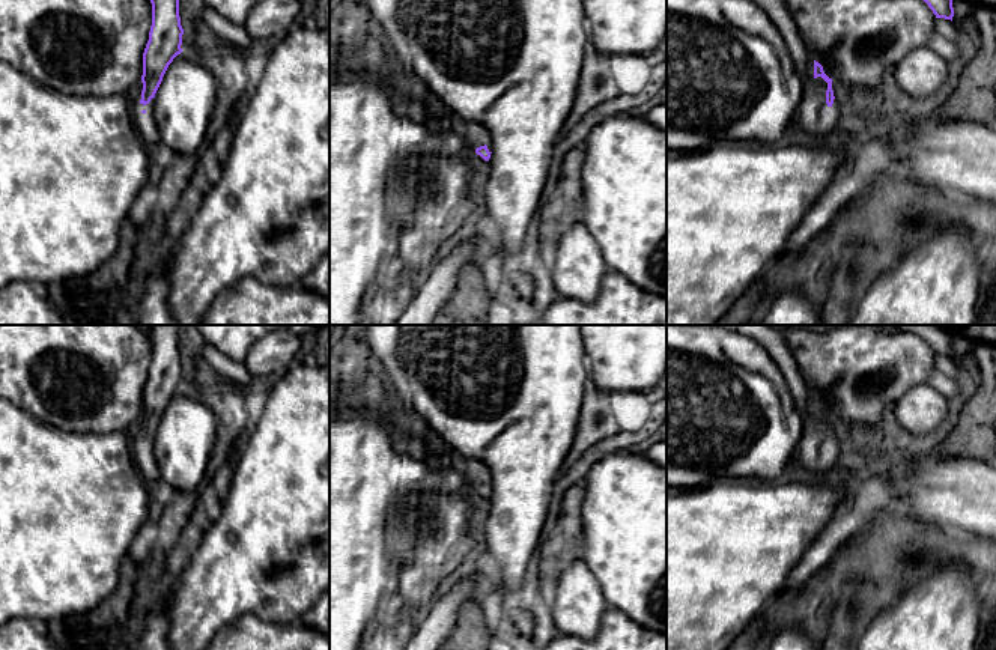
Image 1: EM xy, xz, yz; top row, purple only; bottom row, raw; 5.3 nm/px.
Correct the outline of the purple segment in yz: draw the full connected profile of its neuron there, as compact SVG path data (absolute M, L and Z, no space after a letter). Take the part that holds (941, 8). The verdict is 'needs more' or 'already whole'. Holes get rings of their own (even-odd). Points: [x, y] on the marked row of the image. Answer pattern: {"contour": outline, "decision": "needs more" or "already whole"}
{"contour": "M924 0L936 18L951 20L954 17L952 0Z", "decision": "already whole"}

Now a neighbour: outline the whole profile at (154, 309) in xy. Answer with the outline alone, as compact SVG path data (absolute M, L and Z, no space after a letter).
M161 233L155 239L159 266L146 277L146 290L137 305L138 325L179 325L169 307L167 266L179 251L179 239L167 239Z

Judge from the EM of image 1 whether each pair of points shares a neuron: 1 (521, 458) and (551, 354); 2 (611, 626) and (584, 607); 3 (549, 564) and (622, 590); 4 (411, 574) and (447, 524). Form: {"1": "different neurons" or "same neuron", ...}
{"1": "same neuron", "2": "different neurons", "3": "different neurons", "4": "same neuron"}

